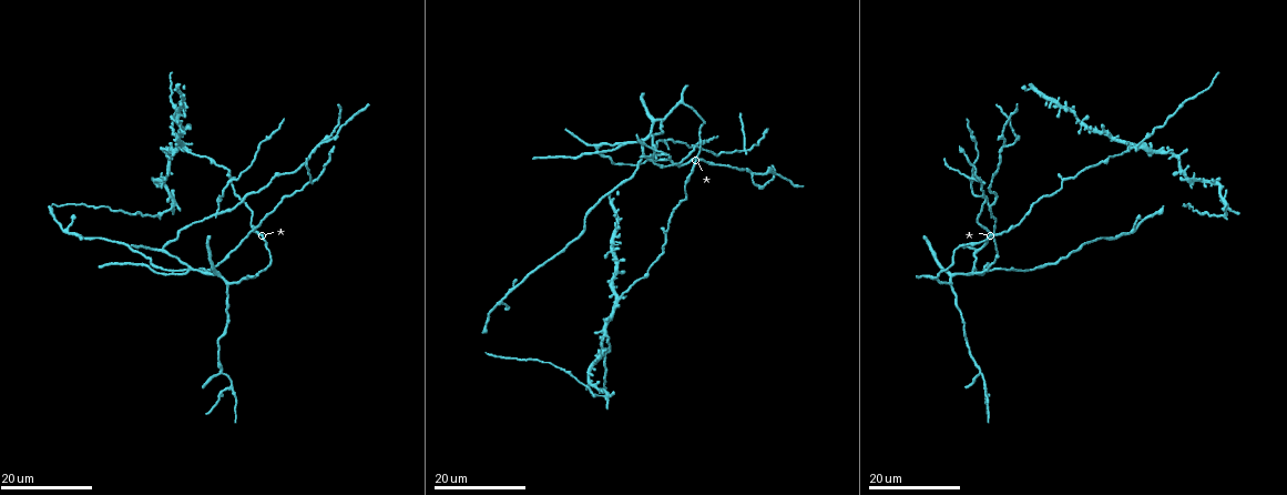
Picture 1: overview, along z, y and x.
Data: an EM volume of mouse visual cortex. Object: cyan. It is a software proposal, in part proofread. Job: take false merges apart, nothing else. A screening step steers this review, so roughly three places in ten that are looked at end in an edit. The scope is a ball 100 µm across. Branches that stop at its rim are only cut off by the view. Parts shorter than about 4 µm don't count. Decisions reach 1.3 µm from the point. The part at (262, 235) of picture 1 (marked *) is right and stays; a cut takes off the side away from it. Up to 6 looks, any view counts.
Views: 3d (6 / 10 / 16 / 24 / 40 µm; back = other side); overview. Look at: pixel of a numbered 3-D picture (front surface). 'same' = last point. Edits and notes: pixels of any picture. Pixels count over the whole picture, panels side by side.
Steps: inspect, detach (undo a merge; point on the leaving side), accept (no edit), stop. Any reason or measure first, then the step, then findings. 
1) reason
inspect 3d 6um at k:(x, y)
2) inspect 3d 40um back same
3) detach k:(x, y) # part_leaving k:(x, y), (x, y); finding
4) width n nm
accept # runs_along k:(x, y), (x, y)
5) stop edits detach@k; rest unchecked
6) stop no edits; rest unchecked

side arm on a straight run
inspect 3d 24um at 1:(623, 143)

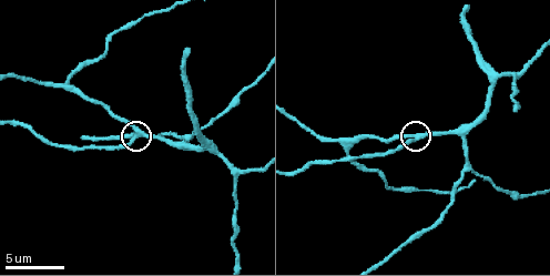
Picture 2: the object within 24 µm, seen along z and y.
inspect 3d 6um at 2:(133, 137)

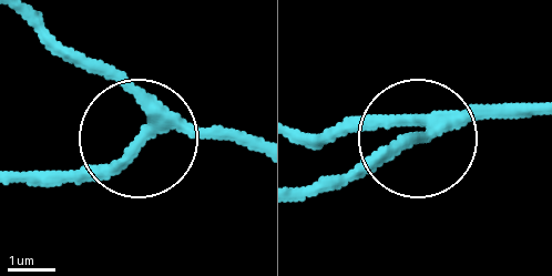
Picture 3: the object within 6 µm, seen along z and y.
from behind
inspect 3d 6um back at 3:(421, 135)

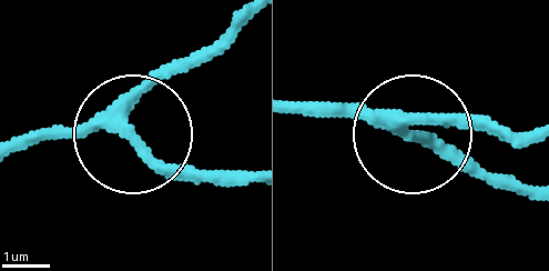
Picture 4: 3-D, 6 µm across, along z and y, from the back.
accept # runs_along 4:(16, 150), (123, 134), (214, 178); all the same neuron

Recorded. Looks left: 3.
arms part here
inspect 3d 10um at 2:(67, 83)

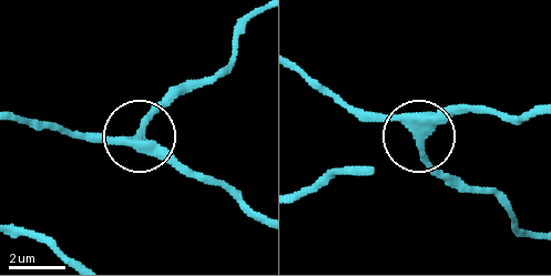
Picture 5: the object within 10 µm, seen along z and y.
width 240 nm
accept # runs_along 5:(537, 106), (514, 115), (458, 111), (415, 138), (345, 106); all the same neuron

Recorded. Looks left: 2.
four-way junction
inspect 3d 16um at 1:(217, 212)

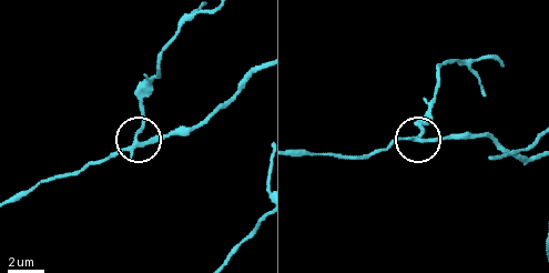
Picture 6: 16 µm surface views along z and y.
inspect 3d 6um at 6:(416, 136)

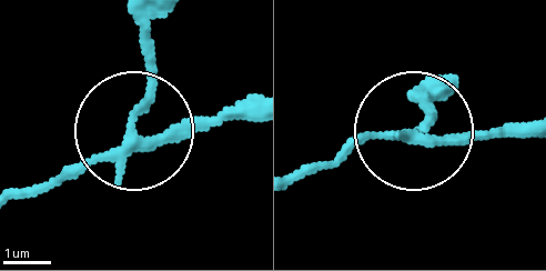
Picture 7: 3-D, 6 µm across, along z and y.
detach 7:(148, 82) # part_leaving 7:(132, 141), (144, 14); a second neuron is stuck on

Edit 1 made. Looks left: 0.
stop edits detach@7; rest unchecked

